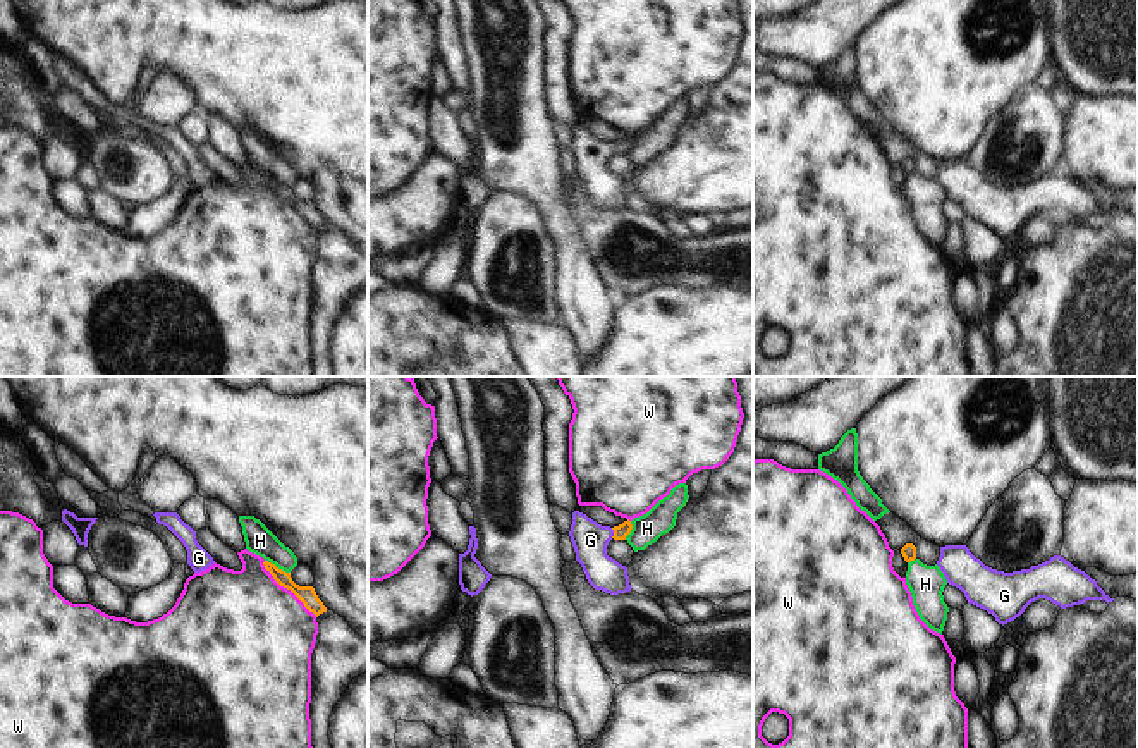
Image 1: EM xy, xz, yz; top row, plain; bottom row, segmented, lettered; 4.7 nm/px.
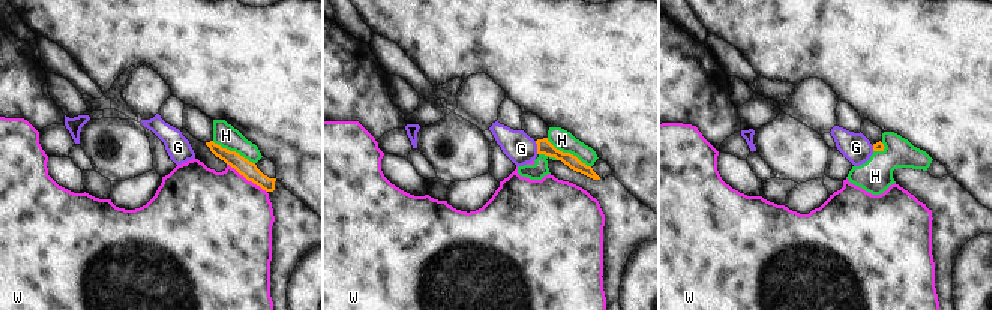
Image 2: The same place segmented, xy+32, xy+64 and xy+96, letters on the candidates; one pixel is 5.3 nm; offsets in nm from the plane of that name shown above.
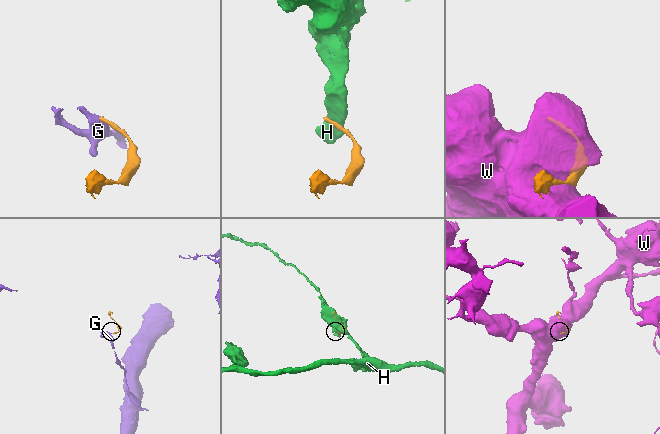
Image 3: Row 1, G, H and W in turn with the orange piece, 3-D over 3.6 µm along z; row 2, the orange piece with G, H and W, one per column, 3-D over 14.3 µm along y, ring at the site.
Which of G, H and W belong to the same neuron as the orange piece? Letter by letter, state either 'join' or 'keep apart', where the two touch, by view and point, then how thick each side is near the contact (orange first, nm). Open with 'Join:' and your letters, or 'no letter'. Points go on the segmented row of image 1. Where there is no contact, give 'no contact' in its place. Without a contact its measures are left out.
Join: G
G: join; meets orange in xz at (614, 533); 70 nm thick on the orange side, 170 nm on the other
H: keep apart; meets orange in xy at (275, 566); 80 nm thick on the orange side, 140 nm on the other
W: keep apart; meets orange in xy at (287, 588); 80 nm thick on the orange side, 500 nm on the other

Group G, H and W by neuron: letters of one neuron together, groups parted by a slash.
G / H / W

